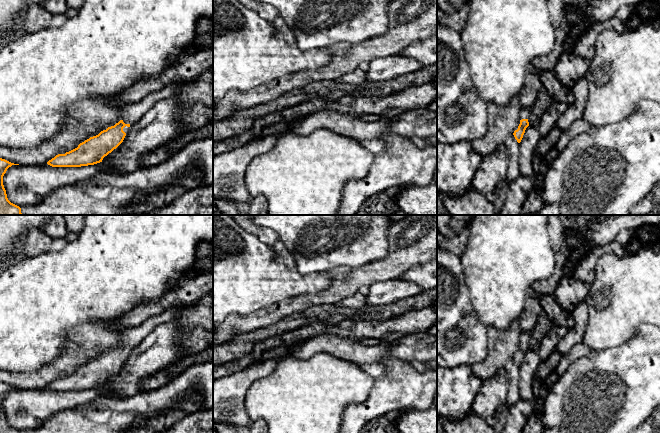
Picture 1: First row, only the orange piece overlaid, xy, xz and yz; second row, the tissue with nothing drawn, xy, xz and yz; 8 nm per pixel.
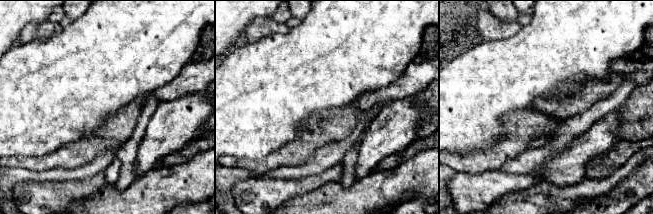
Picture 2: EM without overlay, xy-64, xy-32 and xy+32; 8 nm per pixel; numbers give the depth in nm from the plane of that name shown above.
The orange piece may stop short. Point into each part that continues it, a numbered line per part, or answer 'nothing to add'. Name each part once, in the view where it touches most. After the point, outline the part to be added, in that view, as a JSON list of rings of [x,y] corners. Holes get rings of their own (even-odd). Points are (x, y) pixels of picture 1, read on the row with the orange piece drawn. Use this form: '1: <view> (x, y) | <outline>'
1: xy (131, 113) | [[[171,84],[162,88],[160,91],[156,91],[148,94],[142,100],[135,103],[127,104],[121,112],[121,119],[123,122],[130,126],[125,126],[123,131],[127,134],[132,127],[143,117],[143,115],[149,111],[158,101],[173,95],[179,90],[179,86]]]

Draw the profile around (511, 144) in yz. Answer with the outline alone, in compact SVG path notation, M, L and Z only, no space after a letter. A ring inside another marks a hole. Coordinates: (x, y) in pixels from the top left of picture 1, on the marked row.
M509 135L503 143L509 152L510 163L508 166L508 172L506 179L503 183L502 189L499 193L497 200L494 202L494 211L496 215L500 215L503 207L503 202L508 191L509 184L514 181L519 175L519 143L515 139L514 135Z

